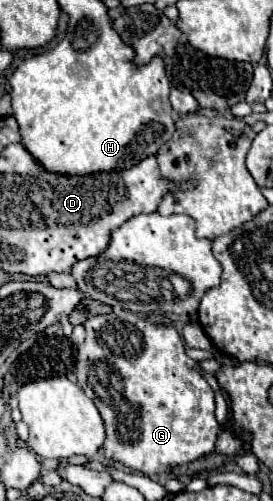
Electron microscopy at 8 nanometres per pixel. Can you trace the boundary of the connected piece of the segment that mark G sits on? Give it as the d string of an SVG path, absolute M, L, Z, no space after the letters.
M127 310L91 316L83 326L87 338L79 346L75 376L105 420L107 438L103 452L107 458L143 474L163 474L171 466L193 462L215 450L215 440L221 430L215 418L215 392L197 372L195 360L185 354L185 342L175 328L155 326Z

